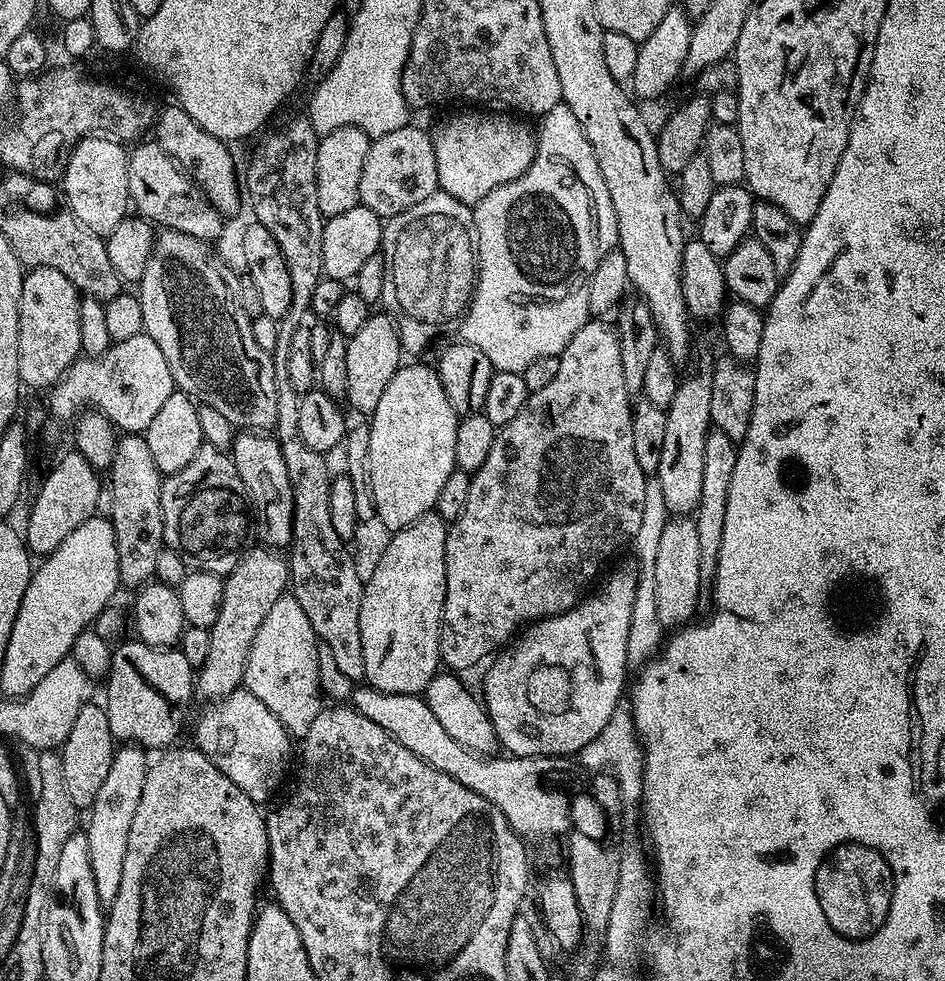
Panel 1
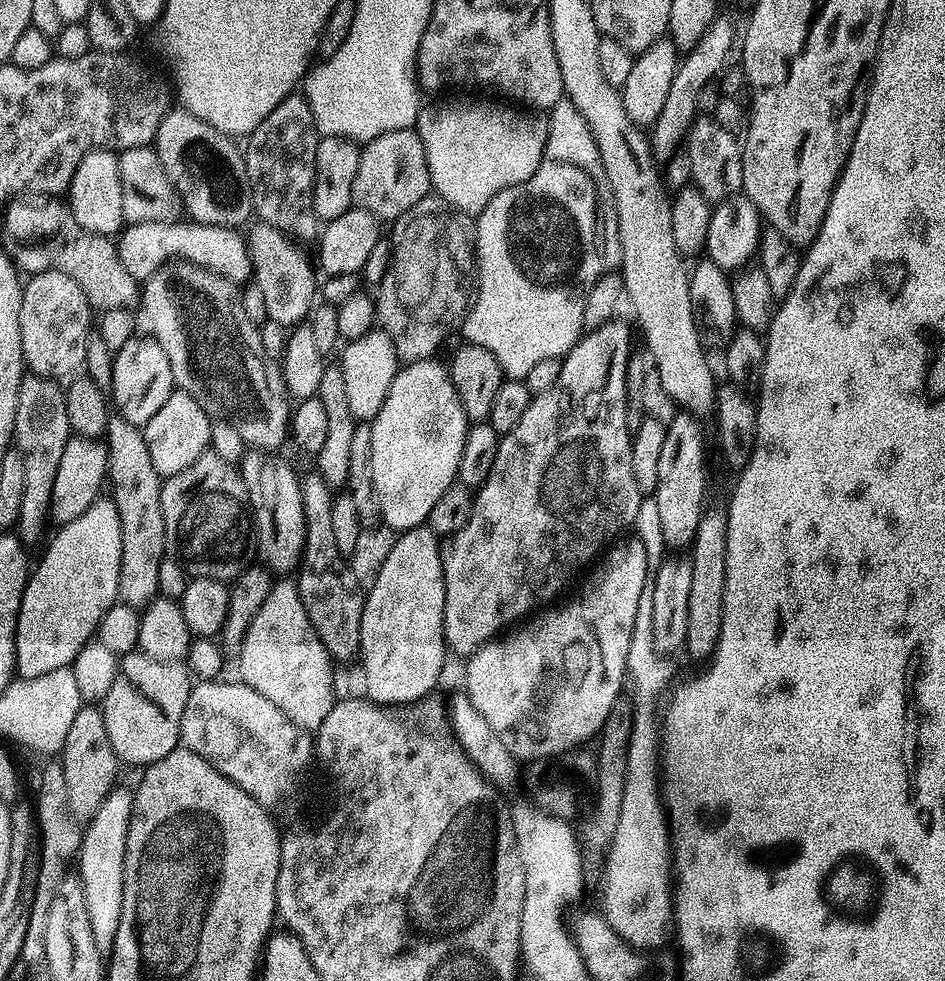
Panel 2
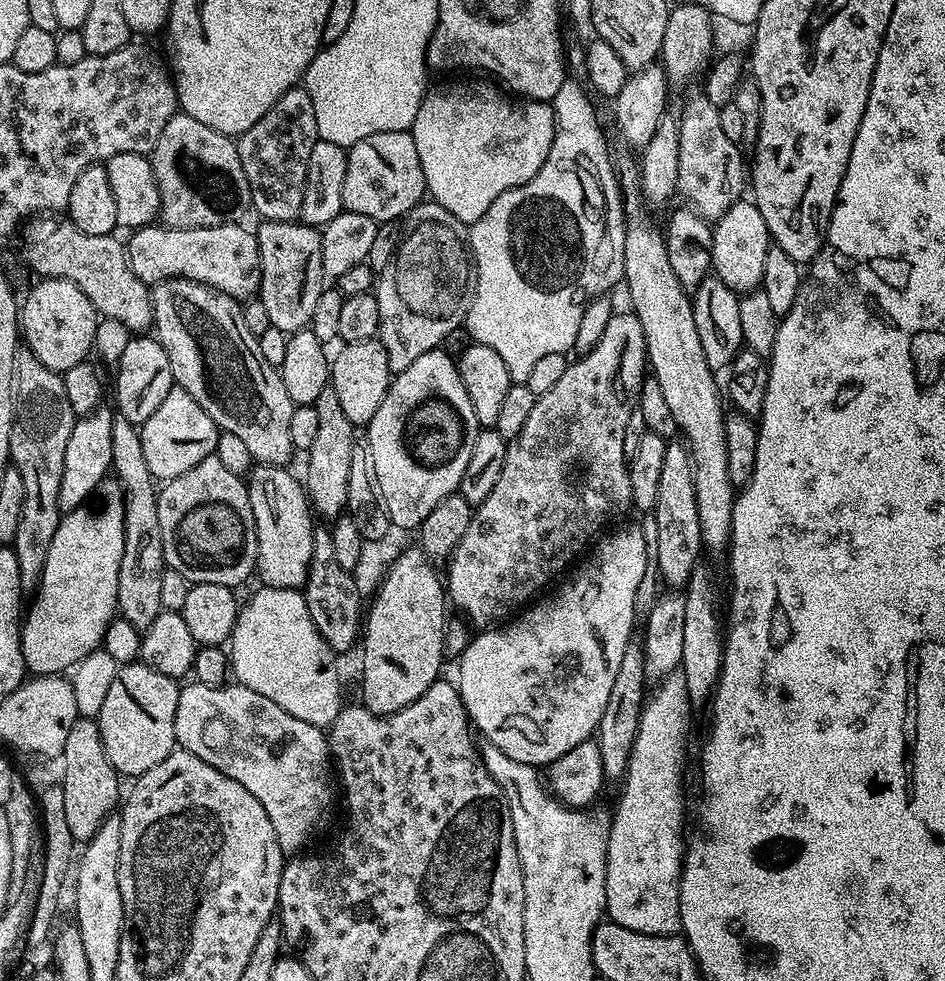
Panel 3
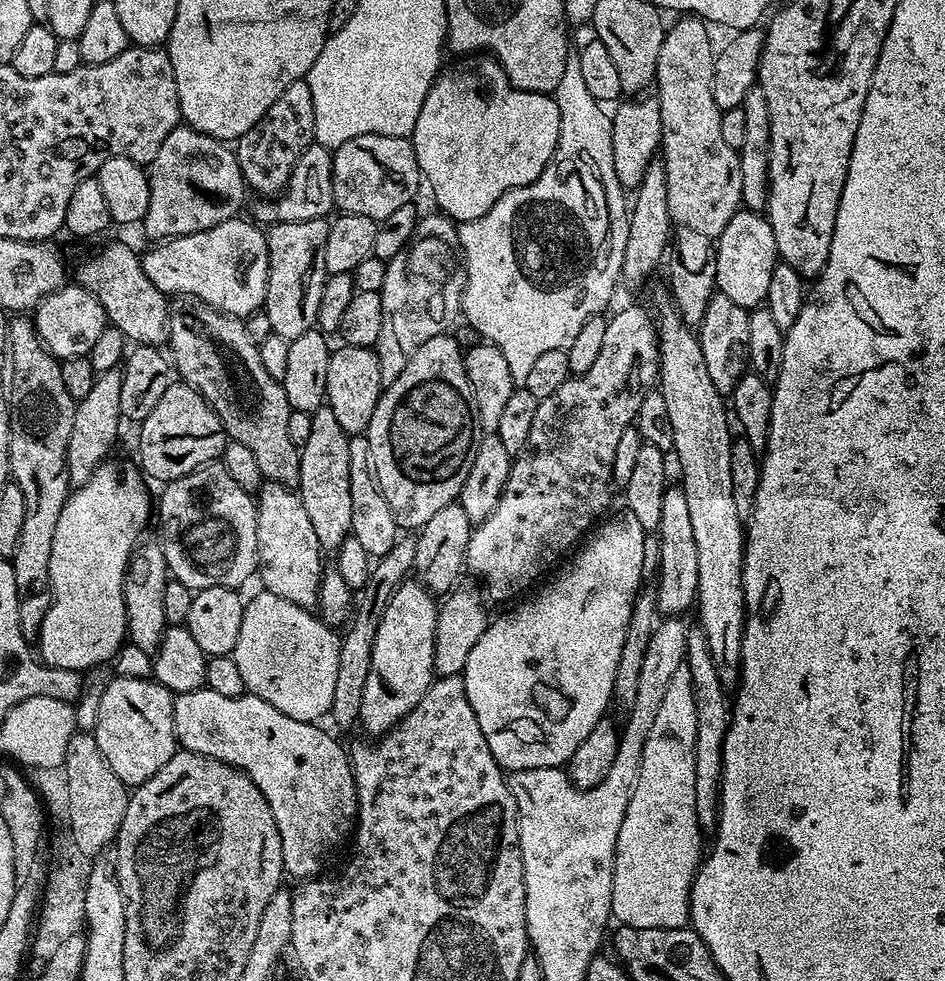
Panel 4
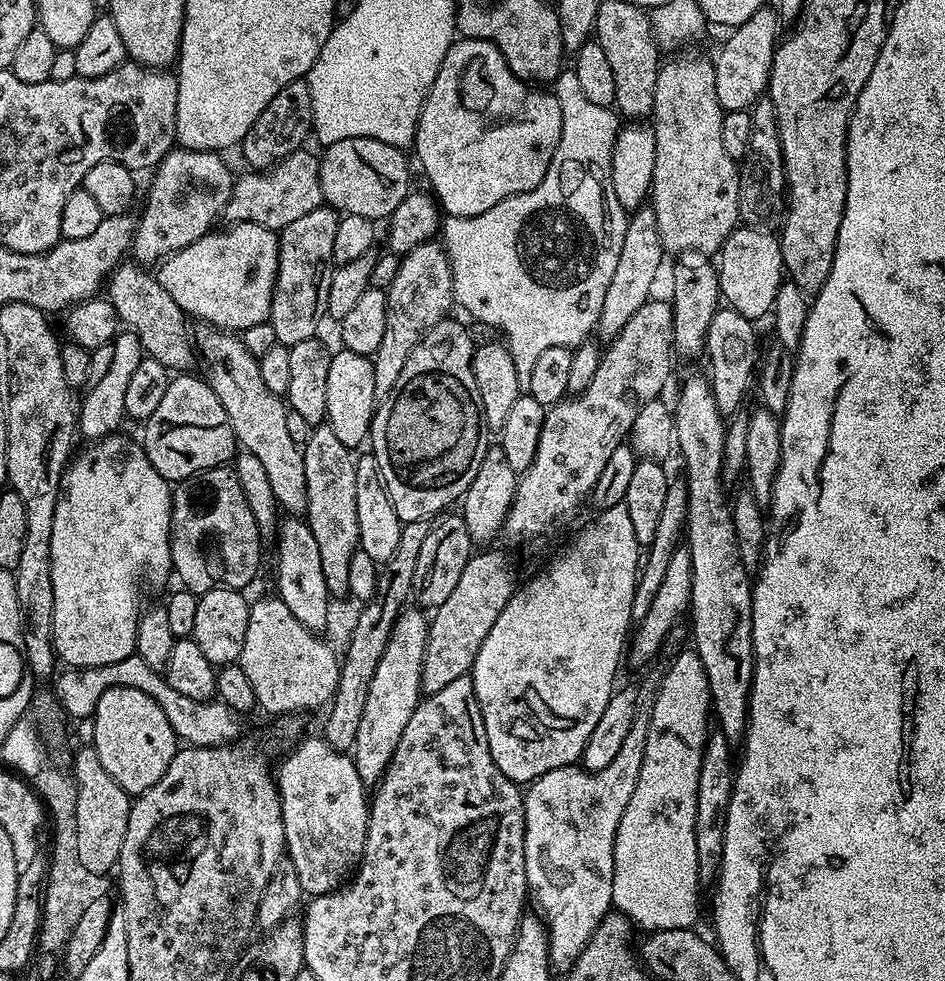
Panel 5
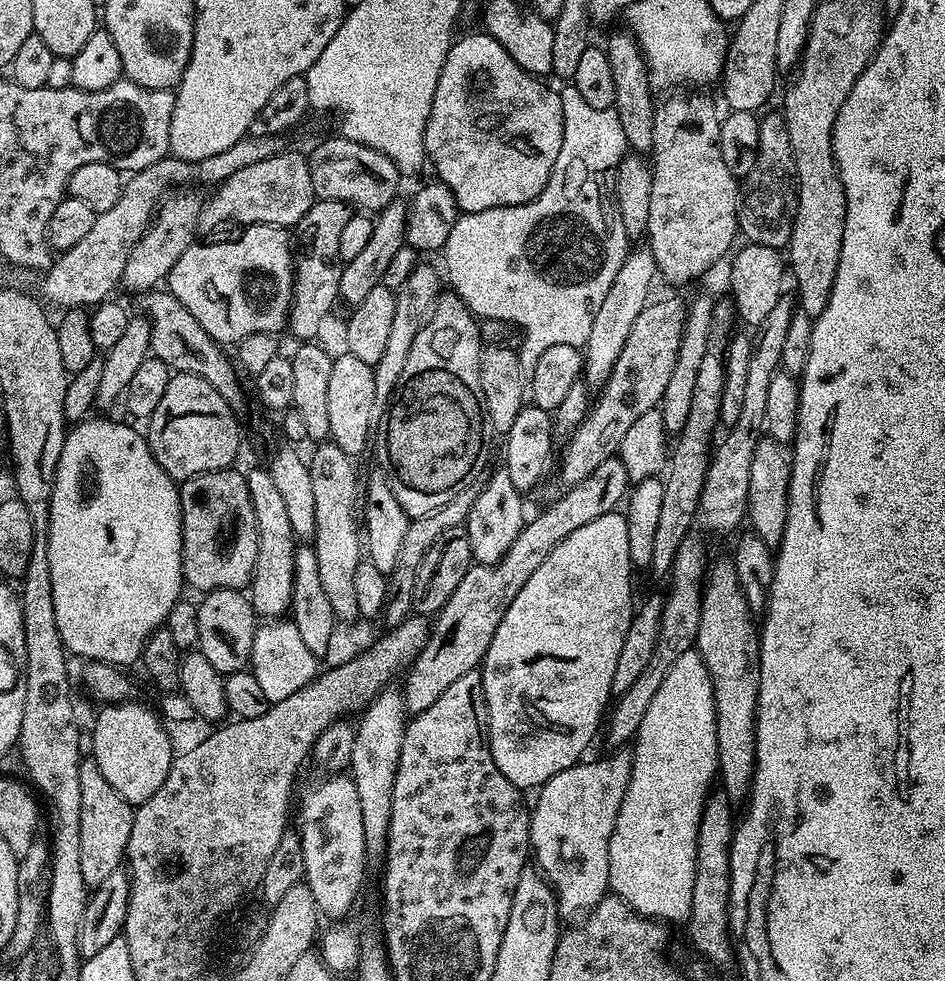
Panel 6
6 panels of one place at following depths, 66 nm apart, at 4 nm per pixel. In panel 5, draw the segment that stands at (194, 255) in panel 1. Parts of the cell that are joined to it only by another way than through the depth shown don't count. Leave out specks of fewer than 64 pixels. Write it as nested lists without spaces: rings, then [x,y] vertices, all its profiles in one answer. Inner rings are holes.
[[[200,326],[197,332],[195,329],[194,347],[199,363],[204,363],[203,375],[208,385],[214,390],[214,394],[218,394],[218,402],[222,402],[222,410],[226,410],[226,418],[230,418],[237,445],[262,461],[277,505],[283,511],[285,508],[288,511],[285,513],[293,517],[303,517],[308,511],[304,453],[301,445],[290,438],[286,427],[289,409],[285,401],[274,395],[266,387],[266,382],[262,382],[259,359],[252,356],[250,350],[246,350],[239,335],[225,332],[223,328]]]

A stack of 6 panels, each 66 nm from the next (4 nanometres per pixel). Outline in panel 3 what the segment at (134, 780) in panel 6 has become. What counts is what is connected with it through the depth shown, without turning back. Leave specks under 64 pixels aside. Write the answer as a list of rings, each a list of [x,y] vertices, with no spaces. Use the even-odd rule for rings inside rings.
[[[135,662],[131,664],[120,664],[117,670],[117,676],[114,682],[110,683],[110,690],[107,691],[106,700],[104,701],[98,723],[100,725],[100,733],[102,734],[102,746],[106,746],[106,758],[110,758],[110,766],[114,766],[114,770],[120,773],[124,778],[135,778],[146,774],[146,770],[151,770],[153,766],[158,766],[158,762],[162,762],[162,758],[166,758],[177,747],[177,742],[174,732],[174,716],[177,713],[178,698],[181,685],[177,683],[173,677],[162,674],[158,670],[154,670],[149,664],[143,662]]]

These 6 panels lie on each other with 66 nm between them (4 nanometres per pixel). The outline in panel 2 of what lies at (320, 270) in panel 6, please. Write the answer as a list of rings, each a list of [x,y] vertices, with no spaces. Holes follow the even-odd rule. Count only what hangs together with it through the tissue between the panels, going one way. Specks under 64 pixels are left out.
[[[256,222],[246,232],[246,243],[252,259],[252,280],[262,289],[268,319],[286,329],[307,321],[318,296],[318,272],[313,261],[311,264],[307,254],[300,249],[303,247],[291,236],[263,222]]]

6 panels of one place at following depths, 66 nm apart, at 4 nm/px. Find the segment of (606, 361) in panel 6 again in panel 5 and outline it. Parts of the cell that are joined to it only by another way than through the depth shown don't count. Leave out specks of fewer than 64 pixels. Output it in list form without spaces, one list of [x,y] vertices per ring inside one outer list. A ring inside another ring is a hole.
[[[650,206],[637,209],[630,217],[626,234],[623,235],[622,251],[618,256],[617,269],[610,278],[605,301],[597,324],[597,335],[604,342],[610,342],[626,326],[631,315],[651,297],[654,282],[662,266],[664,251],[658,234],[657,218]]]

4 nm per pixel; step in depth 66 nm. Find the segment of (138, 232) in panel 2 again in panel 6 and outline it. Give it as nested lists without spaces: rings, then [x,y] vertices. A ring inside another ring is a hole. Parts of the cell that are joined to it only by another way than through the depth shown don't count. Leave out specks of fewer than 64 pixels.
[[[249,224],[241,232],[244,233],[237,240],[220,240],[217,244],[193,242],[185,250],[185,253],[178,258],[178,262],[174,264],[166,279],[167,291],[171,292],[174,298],[178,298],[178,302],[182,302],[182,306],[186,306],[186,310],[190,310],[190,314],[194,314],[194,318],[198,318],[198,326],[202,326],[202,330],[206,330],[206,334],[210,334],[210,338],[221,346],[235,346],[240,343],[242,338],[246,338],[250,334],[262,334],[263,332],[279,333],[279,328],[283,329],[285,327],[288,319],[288,308],[292,304],[294,244],[290,239],[289,233],[283,228],[275,228],[273,224]]]

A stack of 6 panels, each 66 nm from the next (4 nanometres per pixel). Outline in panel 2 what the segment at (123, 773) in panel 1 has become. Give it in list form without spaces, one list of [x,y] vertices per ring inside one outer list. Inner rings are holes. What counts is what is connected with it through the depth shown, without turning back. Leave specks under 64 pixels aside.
[[[131,787],[112,788],[102,801],[102,806],[98,806],[98,814],[94,814],[94,818],[83,825],[80,838],[78,875],[82,882],[82,898],[86,898],[86,918],[90,918],[90,934],[94,934],[94,946],[102,954],[111,953],[114,934],[118,932],[132,793]]]

